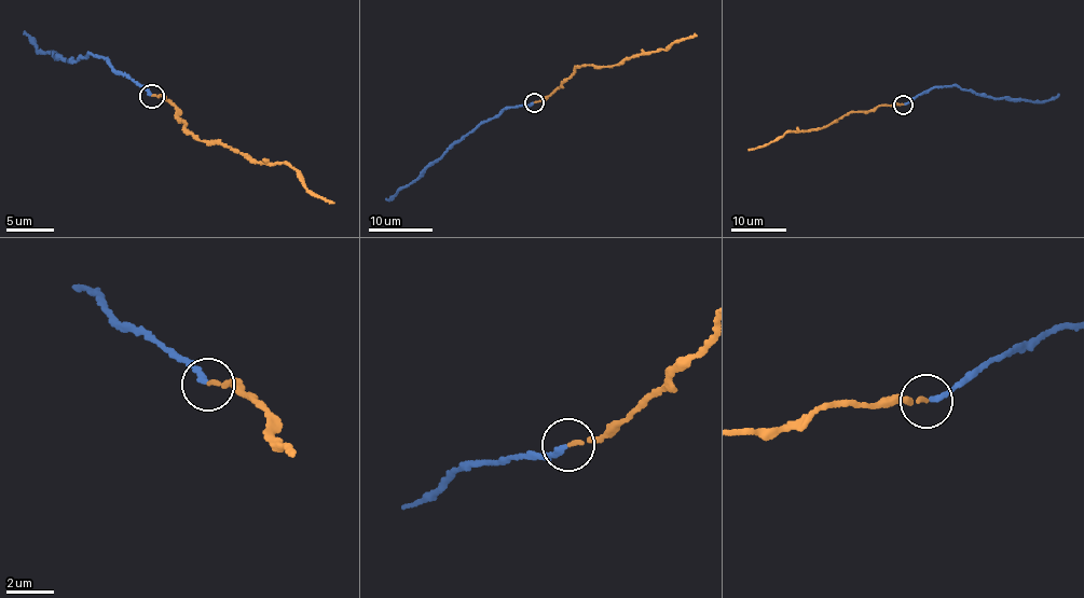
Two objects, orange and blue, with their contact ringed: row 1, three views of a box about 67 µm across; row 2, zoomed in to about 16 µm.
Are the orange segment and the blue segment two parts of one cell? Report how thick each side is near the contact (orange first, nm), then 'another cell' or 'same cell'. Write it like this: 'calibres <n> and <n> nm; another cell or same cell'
calibres 180 and 260 nm; same cell

